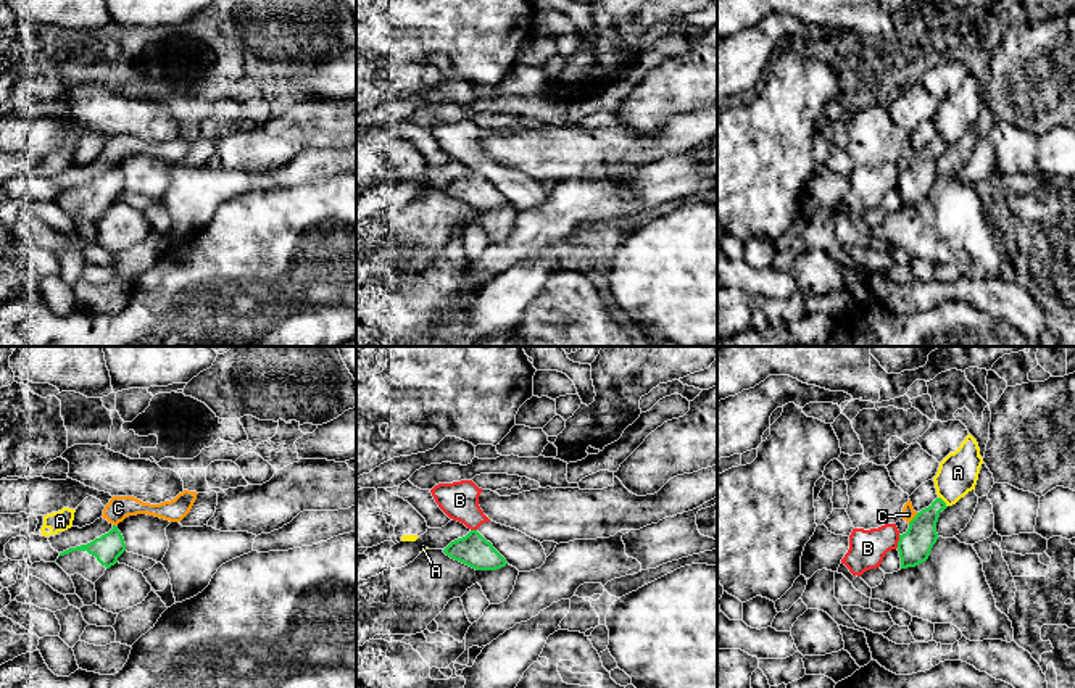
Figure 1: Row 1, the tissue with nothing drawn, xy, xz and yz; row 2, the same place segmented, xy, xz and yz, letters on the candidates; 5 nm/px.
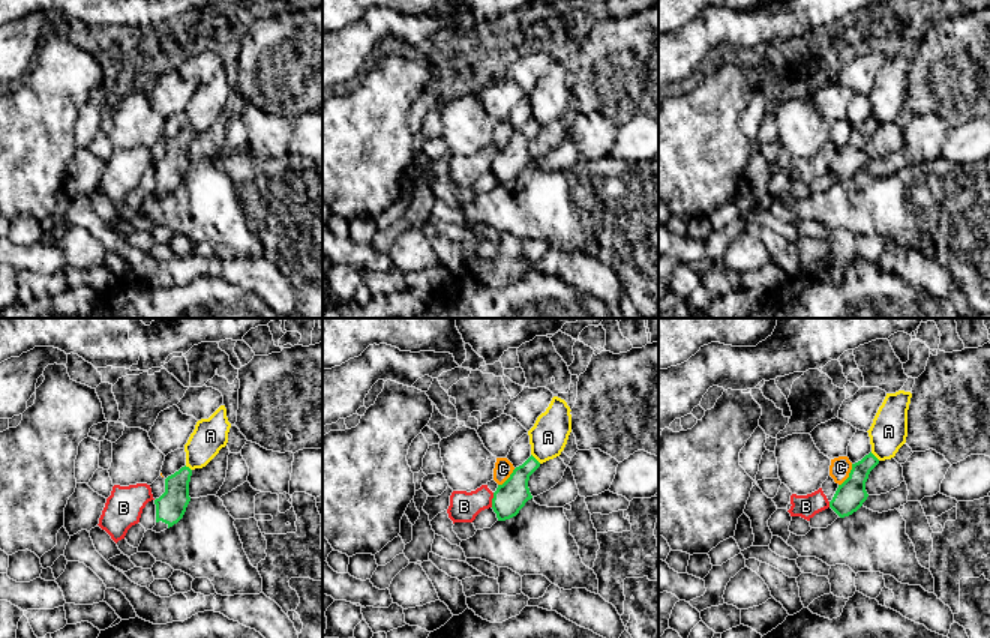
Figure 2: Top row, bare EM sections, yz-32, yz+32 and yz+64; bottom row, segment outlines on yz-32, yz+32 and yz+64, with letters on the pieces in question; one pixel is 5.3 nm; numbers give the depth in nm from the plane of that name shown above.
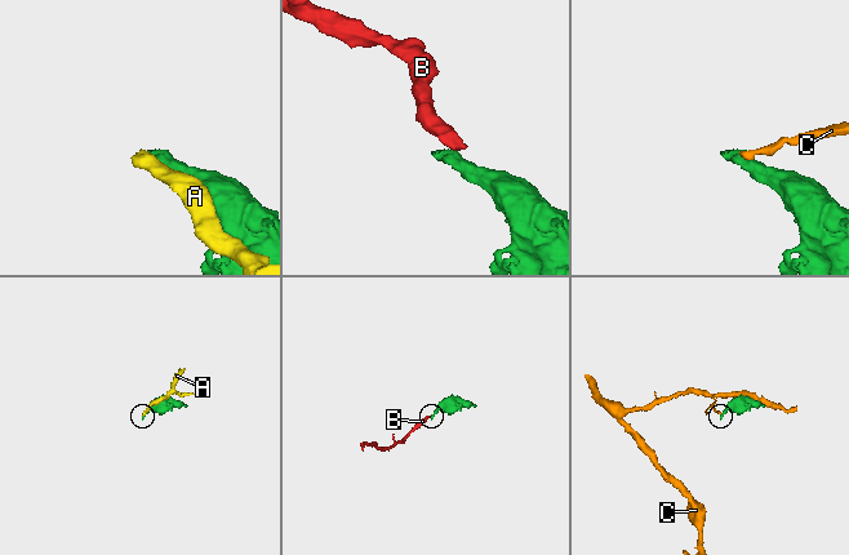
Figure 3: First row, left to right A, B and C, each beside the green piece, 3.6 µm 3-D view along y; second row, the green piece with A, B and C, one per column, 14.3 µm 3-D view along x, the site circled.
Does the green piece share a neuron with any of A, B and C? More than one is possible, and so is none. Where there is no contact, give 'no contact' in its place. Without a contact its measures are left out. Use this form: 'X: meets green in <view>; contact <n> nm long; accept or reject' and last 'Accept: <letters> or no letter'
A: meets green in yz; contact 70 nm long; reject
B: meets green in yz; contact 70 nm long; reject
C: meets green in yz; contact 80 nm long; reject
Accept: no letter

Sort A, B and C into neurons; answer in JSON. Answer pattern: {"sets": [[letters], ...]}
{"sets": [["A"], ["B"], ["C"]]}

